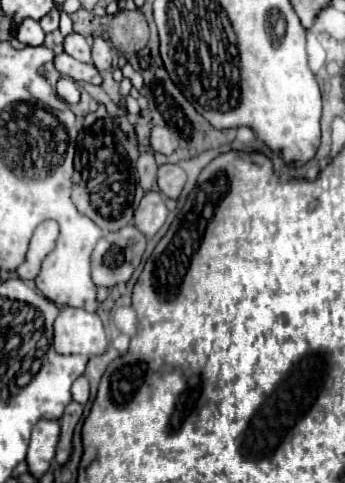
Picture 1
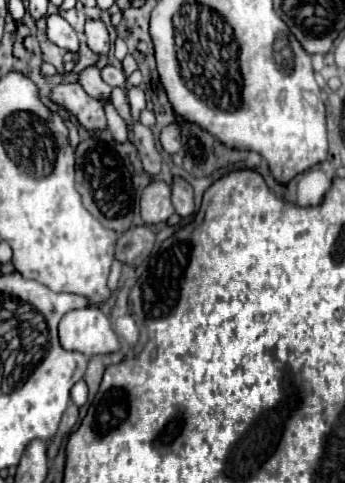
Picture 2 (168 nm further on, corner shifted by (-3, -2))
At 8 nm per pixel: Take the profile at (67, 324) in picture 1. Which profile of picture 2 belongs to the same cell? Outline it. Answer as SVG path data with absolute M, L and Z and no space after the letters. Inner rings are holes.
M97 306L67 312L59 324L59 340L65 350L77 350L85 356L119 350L119 340L111 322Z

